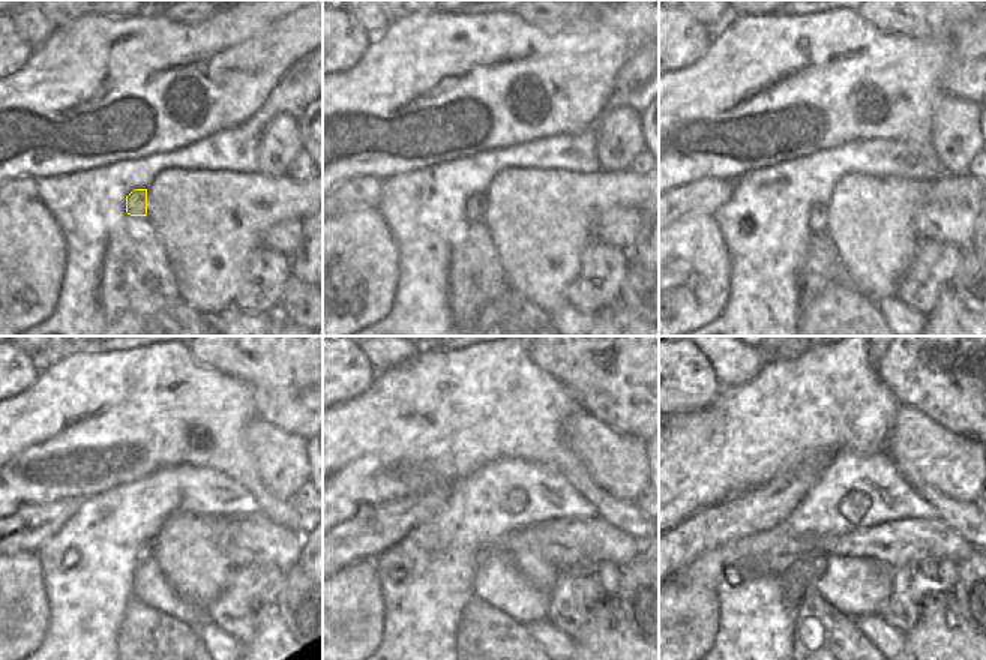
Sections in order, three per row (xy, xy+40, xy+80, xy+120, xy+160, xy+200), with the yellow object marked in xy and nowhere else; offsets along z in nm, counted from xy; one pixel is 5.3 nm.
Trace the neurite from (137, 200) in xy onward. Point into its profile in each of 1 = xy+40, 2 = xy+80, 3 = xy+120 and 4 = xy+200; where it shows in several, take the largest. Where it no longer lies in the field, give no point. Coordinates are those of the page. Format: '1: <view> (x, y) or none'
1: xy+40 (476, 206)
2: xy+80 (817, 212)
3: xy+120 (146, 552)
4: xy+200 (820, 564)

